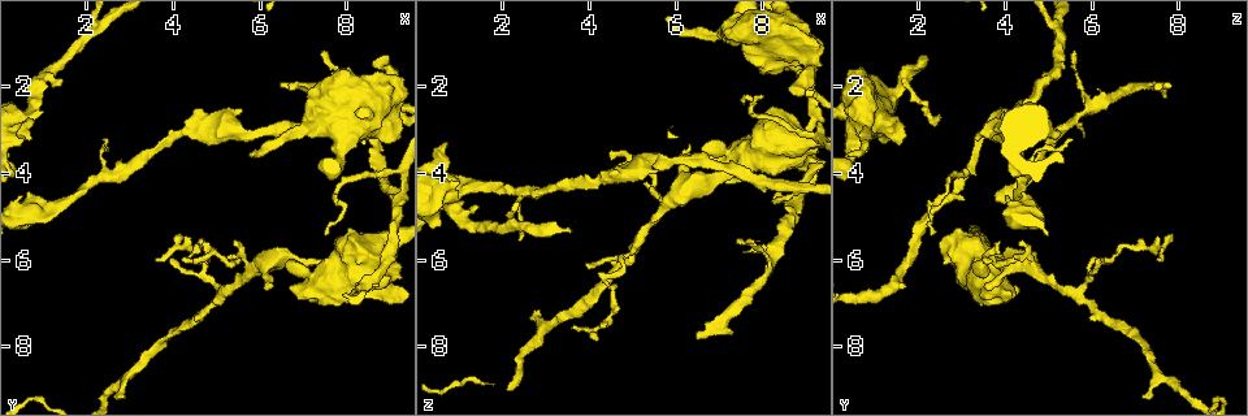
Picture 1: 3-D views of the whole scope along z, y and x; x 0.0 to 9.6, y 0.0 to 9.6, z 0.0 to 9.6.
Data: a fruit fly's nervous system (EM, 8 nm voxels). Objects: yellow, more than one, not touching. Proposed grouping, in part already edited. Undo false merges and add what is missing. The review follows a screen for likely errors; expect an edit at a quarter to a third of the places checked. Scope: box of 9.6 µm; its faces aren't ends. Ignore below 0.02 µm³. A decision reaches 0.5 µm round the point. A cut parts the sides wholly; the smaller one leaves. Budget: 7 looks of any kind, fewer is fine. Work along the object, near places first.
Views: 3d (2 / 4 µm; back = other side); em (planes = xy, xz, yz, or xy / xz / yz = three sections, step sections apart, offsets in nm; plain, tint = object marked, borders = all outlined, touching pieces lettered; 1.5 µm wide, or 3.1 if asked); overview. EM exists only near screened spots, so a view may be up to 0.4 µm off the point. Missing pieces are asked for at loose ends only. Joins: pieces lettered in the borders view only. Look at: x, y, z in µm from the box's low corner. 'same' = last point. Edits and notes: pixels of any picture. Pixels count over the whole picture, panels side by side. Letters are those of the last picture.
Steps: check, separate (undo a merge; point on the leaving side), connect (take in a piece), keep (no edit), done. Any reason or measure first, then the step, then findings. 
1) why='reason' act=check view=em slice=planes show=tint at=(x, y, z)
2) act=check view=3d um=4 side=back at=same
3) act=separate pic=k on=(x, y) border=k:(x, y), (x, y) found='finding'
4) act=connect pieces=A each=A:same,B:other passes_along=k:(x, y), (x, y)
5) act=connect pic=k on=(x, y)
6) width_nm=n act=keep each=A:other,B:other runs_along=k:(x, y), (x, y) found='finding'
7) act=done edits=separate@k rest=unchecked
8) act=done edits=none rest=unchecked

why='thick end' act=check view=3d um=4 at=(8.95, 1.75, 0.70)

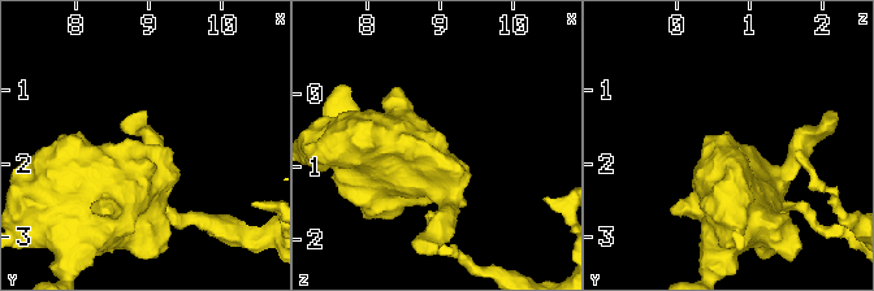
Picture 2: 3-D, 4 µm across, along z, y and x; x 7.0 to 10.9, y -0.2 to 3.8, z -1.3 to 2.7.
act=check view=em slice=planes show=borders at=(8.90, 1.65, 0.80)

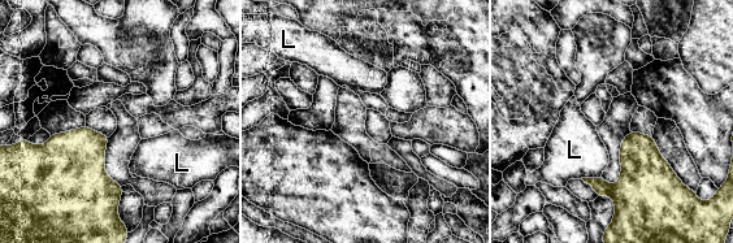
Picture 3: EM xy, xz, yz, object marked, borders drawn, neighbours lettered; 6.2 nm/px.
longest_contact=L:140nm act=keep each=L:other border=3:(601, 174), (580, 178) found='no lettered piece goes on from it'

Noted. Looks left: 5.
why='free end' act=check view=3d um=2 at=(3.95, 5.95, 6.10)

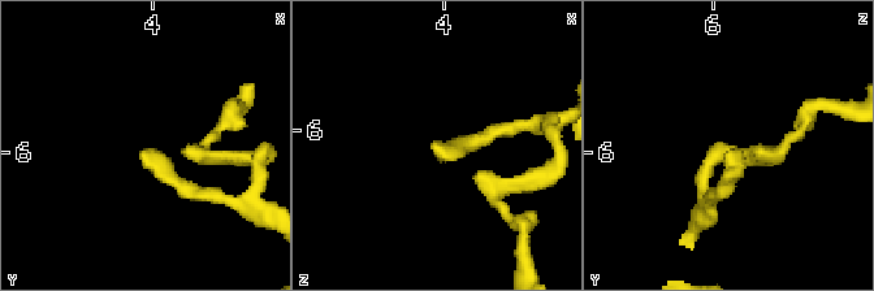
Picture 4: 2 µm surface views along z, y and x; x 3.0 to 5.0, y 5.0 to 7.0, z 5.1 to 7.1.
act=check view=em slice=xz step=4 show=borders at=(3.94, 5.98, 6.16)

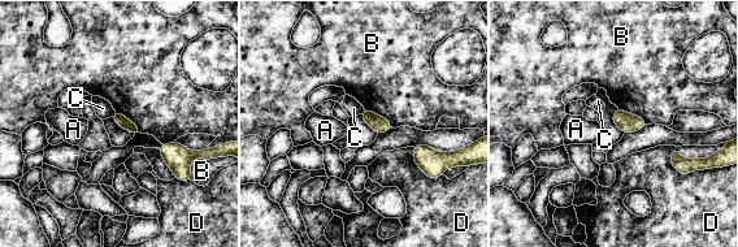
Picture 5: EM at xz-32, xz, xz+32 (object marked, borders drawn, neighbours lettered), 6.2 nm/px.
act=keep each=A:other,B:other,C:other,D:other border=5:(364, 108), (383, 116), (393, 128) found='no lettered piece goes on from it'

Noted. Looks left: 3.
why='branch stops here' act=check view=em slice=planes show=plain at=(2.75, 9.20, 7.15)

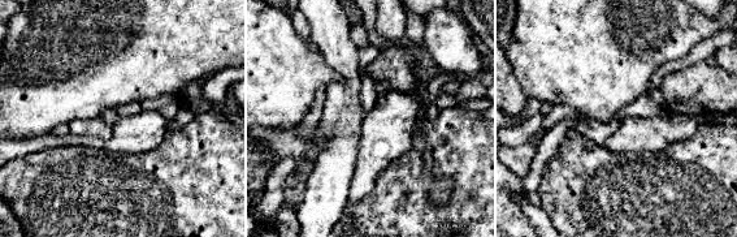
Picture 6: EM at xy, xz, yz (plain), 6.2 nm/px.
act=check view=em slice=planes show=tint at=same

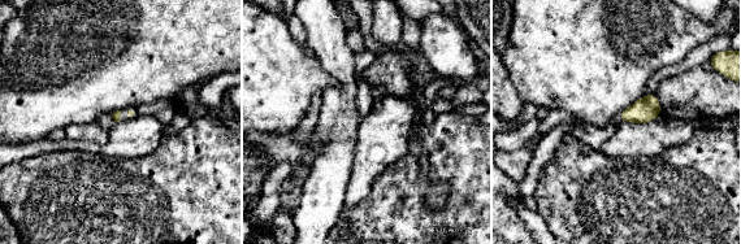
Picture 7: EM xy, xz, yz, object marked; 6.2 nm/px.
act=check view=em slice=planes show=borders at=same

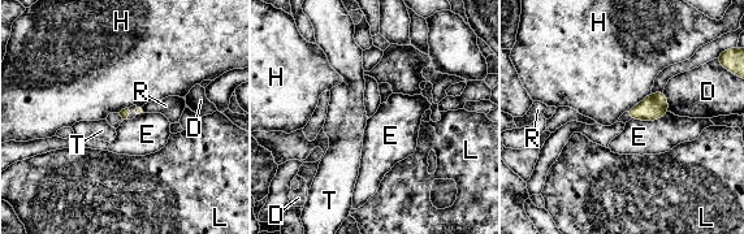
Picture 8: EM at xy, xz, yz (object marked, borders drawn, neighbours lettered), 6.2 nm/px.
act=keep each=D:other,E:other,H:other,L:other,R:other,T:other border=8:(669, 112), (656, 120), (630, 120) found='no lettered piece goes on from it'

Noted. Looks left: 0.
act=done edits=none rest=unchecked

